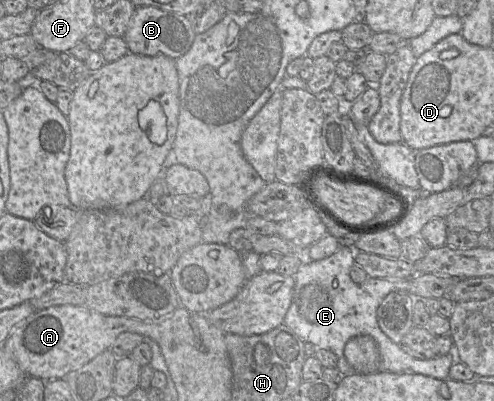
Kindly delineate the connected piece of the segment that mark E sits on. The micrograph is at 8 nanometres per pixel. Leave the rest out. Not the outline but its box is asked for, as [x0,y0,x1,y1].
[283,246,453,380]

